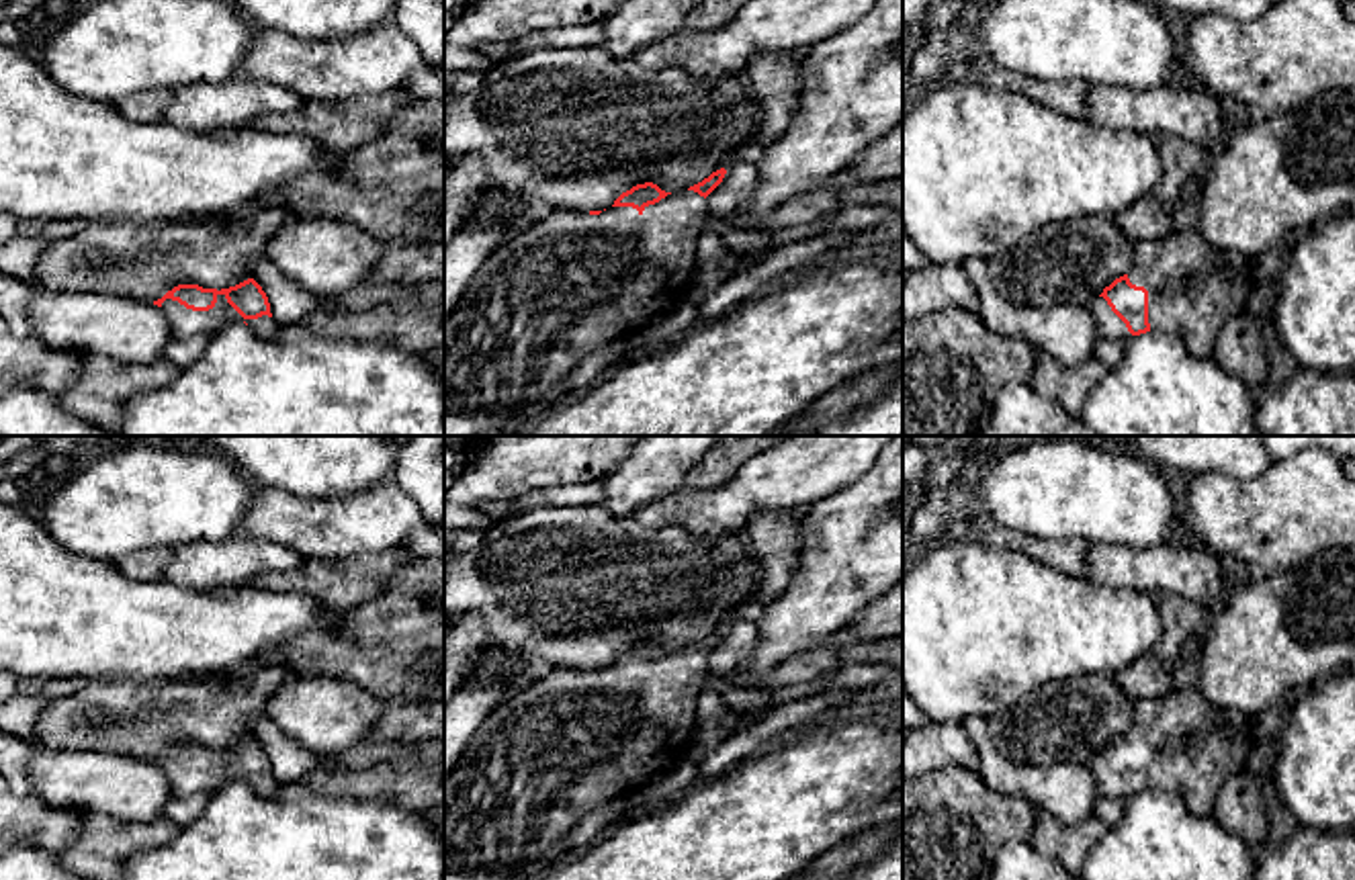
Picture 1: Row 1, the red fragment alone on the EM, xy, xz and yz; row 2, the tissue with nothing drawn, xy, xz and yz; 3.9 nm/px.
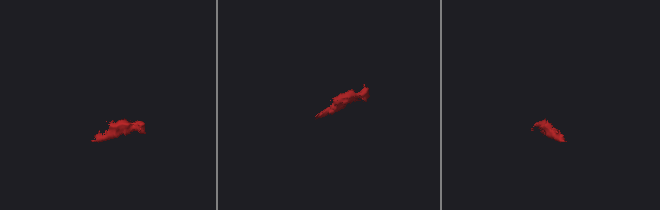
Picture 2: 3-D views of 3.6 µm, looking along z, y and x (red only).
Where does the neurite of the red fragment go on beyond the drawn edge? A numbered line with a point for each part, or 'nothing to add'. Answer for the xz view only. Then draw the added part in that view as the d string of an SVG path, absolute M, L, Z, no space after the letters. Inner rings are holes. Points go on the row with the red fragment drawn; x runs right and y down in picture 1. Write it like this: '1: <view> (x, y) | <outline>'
1: xz (574, 283) | M688 188L667 194L659 203L645 207L643 213L632 207L608 207L600 215L549 209L534 227L514 235L504 248L495 250L479 266L448 323L444 325L444 436L483 436L489 430L510 432L526 409L534 409L538 403L542 403L544 393L561 383L589 354L637 329L647 327L651 321L684 303L688 299L694 272L698 270L696 244L702 233L702 225L710 217L712 215L708 213L706 199Z

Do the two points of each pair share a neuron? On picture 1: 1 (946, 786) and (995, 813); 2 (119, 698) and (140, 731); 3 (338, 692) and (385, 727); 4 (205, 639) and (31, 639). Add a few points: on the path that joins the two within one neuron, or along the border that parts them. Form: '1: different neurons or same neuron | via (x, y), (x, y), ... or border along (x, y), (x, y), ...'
1: same neuron | via (958, 799), (973, 813), (983, 813)
2: same neuron | via (119, 707), (134, 723)
3: different neurons | border along (351, 680), (383, 705), (383, 715), (371, 739)
4: same neuron | via (162, 639), (74, 639)

